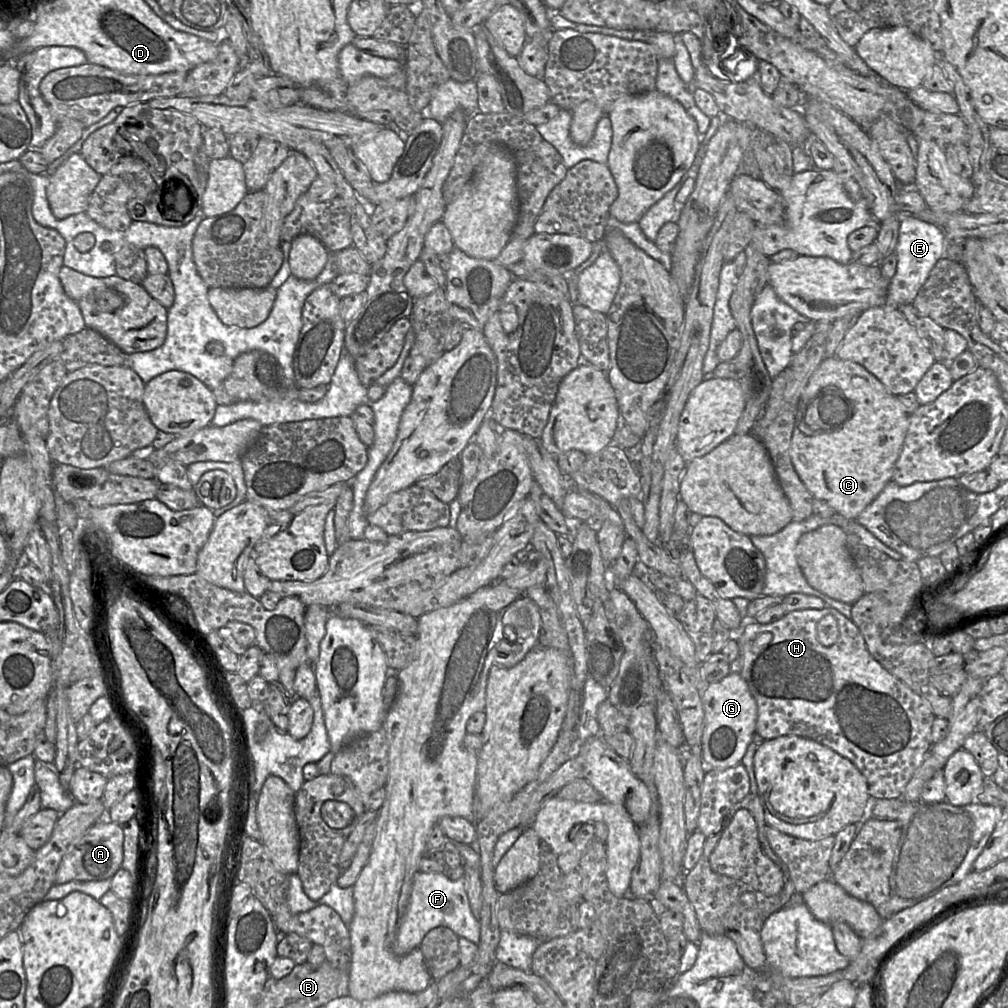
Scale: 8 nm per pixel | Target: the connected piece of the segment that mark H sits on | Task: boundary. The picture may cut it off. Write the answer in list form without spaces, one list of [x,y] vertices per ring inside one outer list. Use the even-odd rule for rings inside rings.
[[[826,607],[821,610],[802,609],[785,613],[781,619],[770,624],[760,624],[754,620],[751,621],[751,619],[748,618],[747,624],[741,630],[735,632],[734,638],[739,644],[739,654],[742,657],[743,663],[740,675],[747,683],[757,704],[757,735],[762,737],[764,740],[786,735],[797,735],[814,740],[836,751],[841,756],[850,760],[857,767],[867,780],[870,797],[878,799],[897,799],[903,797],[906,787],[912,779],[915,771],[922,765],[934,745],[931,731],[935,715],[925,699],[913,692],[898,678],[890,674],[871,656],[867,650],[861,632],[851,619],[845,617],[843,614],[831,607]],[[825,616],[833,616],[836,619],[839,628],[839,638],[836,643],[831,646],[824,646],[817,640],[816,636],[817,623]]]

